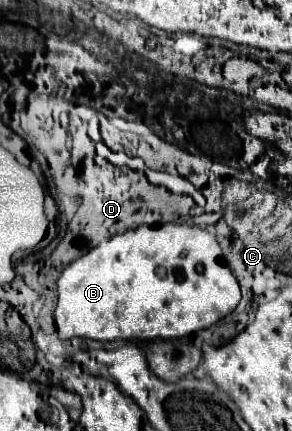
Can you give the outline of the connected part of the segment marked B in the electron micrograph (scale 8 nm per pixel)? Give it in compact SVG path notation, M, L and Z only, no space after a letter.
M173 222L157 226L157 228L143 224L143 226L137 226L135 230L127 230L127 232L117 234L109 240L103 240L99 246L91 248L87 254L73 260L63 270L63 274L57 280L57 292L59 292L59 300L57 300L57 310L55 310L55 324L57 324L57 332L59 332L61 340L69 340L69 338L91 338L91 340L119 340L119 338L121 340L151 340L151 338L171 340L171 338L181 338L181 336L187 336L187 334L193 334L197 330L213 326L215 322L225 318L229 312L233 312L241 300L241 290L239 290L237 278L233 276L233 272L225 264L221 246L215 240L215 236L199 226L173 224Z

